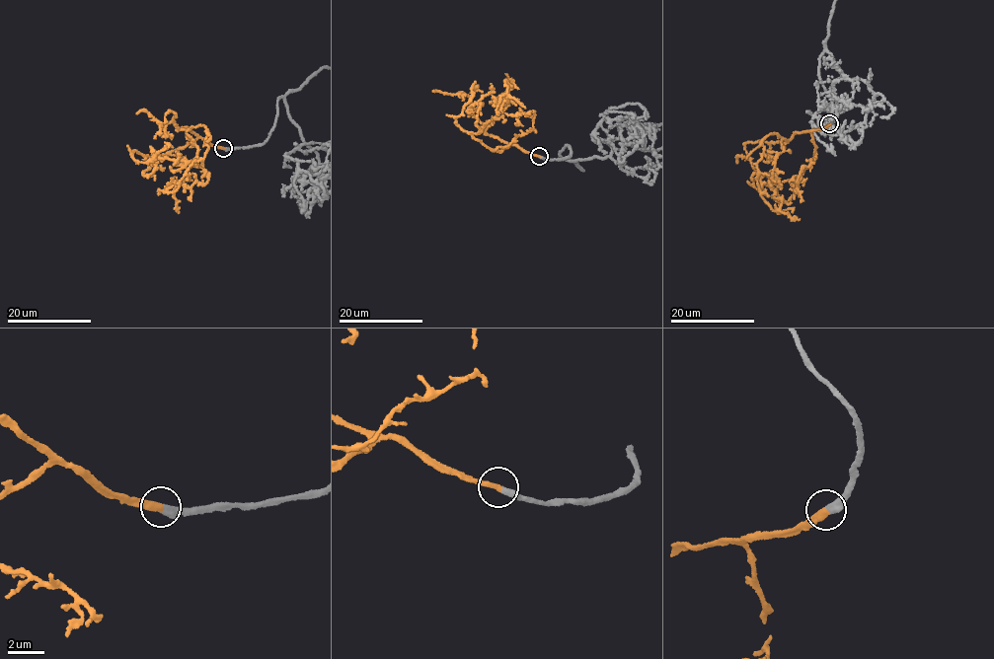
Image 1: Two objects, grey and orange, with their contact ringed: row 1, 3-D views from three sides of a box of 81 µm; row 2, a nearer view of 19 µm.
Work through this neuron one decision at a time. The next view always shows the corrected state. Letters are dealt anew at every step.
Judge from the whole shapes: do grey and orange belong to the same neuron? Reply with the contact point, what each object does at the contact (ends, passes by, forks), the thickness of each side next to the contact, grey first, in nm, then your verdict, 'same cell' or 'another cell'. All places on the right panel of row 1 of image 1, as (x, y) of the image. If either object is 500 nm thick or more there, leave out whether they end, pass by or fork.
at (829, 123); grey ends there; orange ends there; 400 nm thick on the grey side, 380 nm on the other; same cell

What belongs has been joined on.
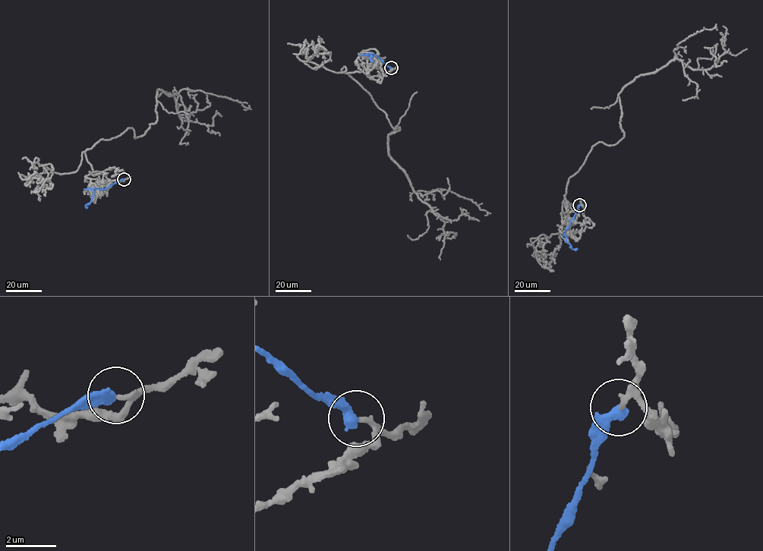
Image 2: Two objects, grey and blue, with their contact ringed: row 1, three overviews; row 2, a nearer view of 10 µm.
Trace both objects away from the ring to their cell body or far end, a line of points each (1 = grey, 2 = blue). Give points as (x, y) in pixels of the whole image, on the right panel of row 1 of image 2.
1: (580, 205), (569, 177), (624, 136), (619, 92), (675, 59), (710, 68), (723, 26)
2: (580, 205), (565, 233), (565, 240), (572, 249), (577, 249)

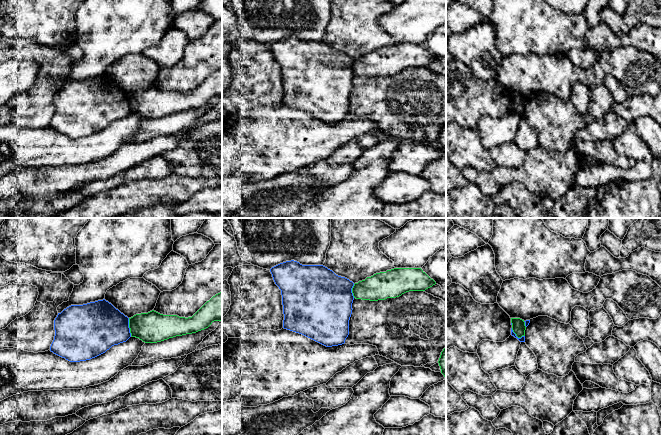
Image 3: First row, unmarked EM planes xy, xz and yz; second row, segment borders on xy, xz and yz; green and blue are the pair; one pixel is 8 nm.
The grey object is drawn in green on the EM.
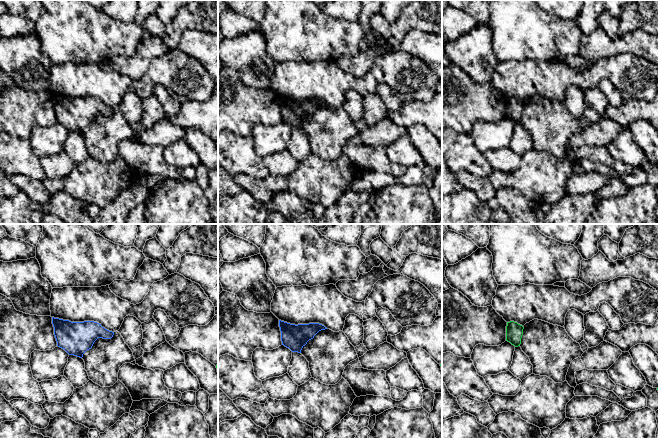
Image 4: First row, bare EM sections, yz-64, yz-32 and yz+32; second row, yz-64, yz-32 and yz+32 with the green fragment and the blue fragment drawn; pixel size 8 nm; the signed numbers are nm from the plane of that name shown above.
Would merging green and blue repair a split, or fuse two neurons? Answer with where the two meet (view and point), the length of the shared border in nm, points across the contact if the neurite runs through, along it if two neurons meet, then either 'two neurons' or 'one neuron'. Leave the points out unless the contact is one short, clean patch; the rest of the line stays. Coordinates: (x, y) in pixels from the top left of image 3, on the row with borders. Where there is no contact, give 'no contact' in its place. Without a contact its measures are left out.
contact xy (129, 327); length 150 nm; border xy (128, 318), (128, 327), (131, 335); two neurons

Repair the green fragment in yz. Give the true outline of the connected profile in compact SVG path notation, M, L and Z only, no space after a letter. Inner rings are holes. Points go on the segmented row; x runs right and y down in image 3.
M511 318L512 330L518 338L525 336L525 322L520 318Z

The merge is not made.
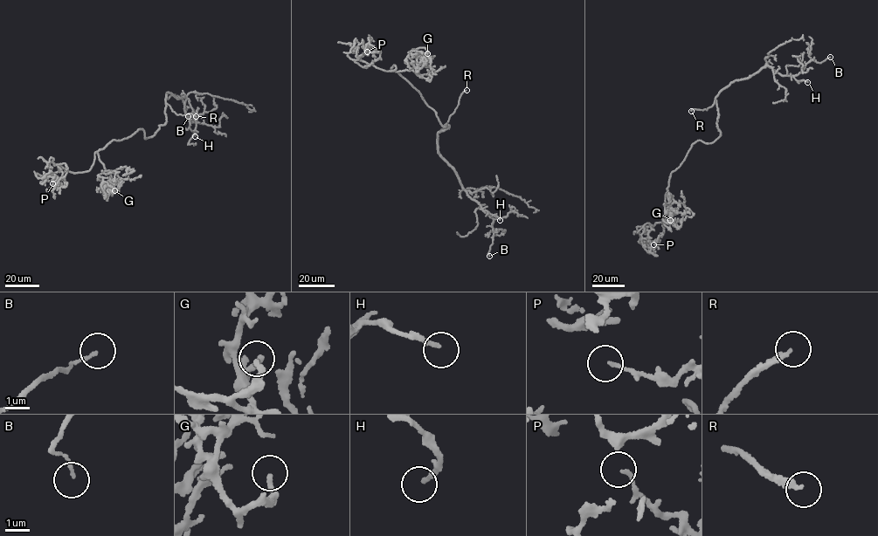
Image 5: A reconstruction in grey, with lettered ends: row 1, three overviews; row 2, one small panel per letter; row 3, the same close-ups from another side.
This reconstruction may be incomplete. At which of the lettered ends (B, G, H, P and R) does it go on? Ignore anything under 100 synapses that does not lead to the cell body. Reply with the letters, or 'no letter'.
R

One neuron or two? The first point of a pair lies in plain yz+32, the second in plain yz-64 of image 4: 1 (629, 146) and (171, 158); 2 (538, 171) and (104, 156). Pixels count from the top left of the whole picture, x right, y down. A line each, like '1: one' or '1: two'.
1: one
2: two

